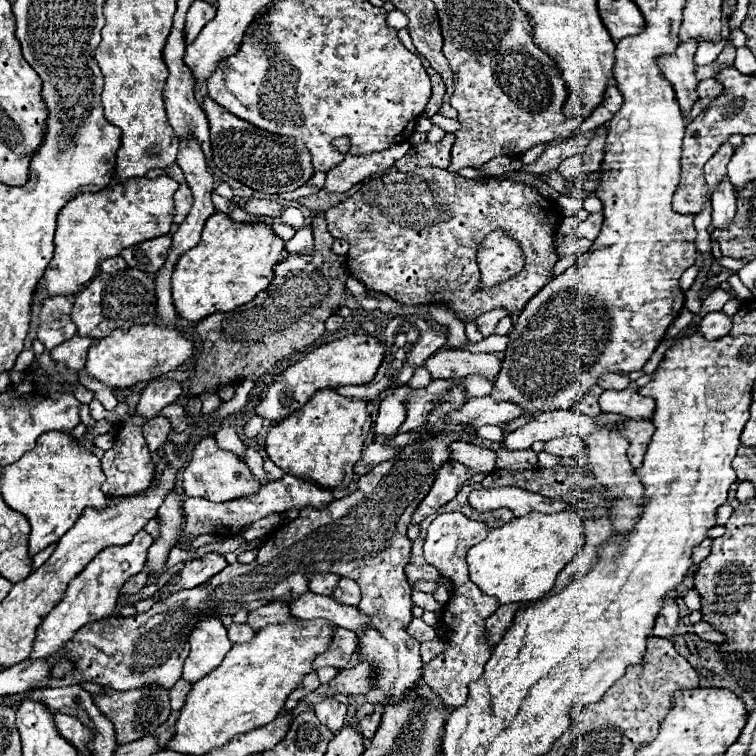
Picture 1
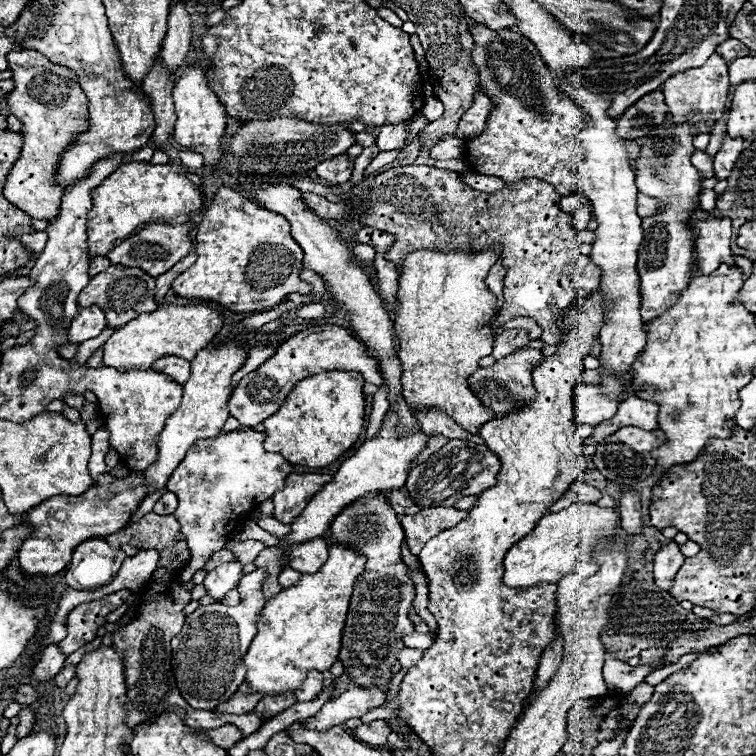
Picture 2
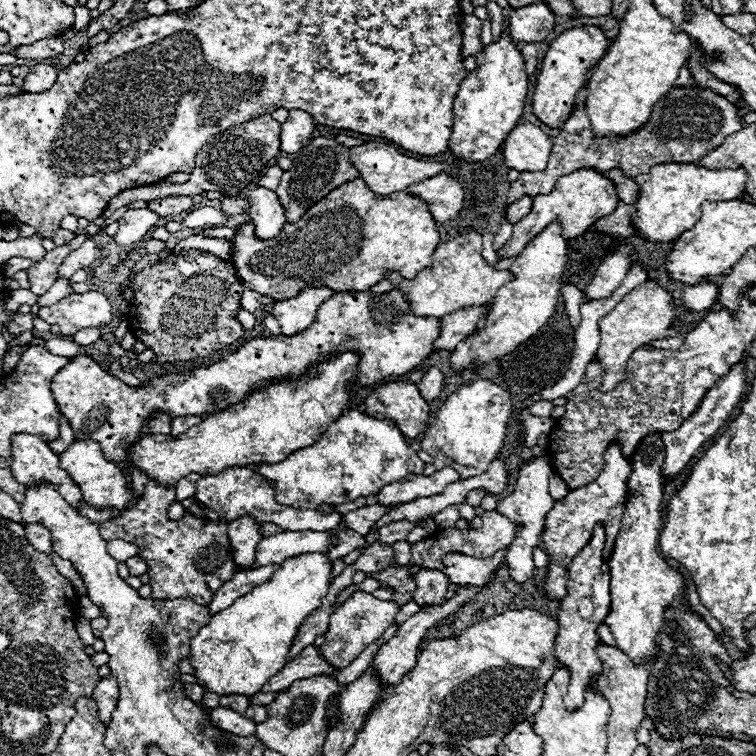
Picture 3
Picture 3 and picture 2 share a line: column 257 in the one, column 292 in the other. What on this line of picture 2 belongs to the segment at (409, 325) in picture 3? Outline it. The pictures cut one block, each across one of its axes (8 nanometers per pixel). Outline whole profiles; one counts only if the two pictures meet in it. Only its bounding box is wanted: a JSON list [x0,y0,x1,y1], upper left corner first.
[228,326,382,428]

